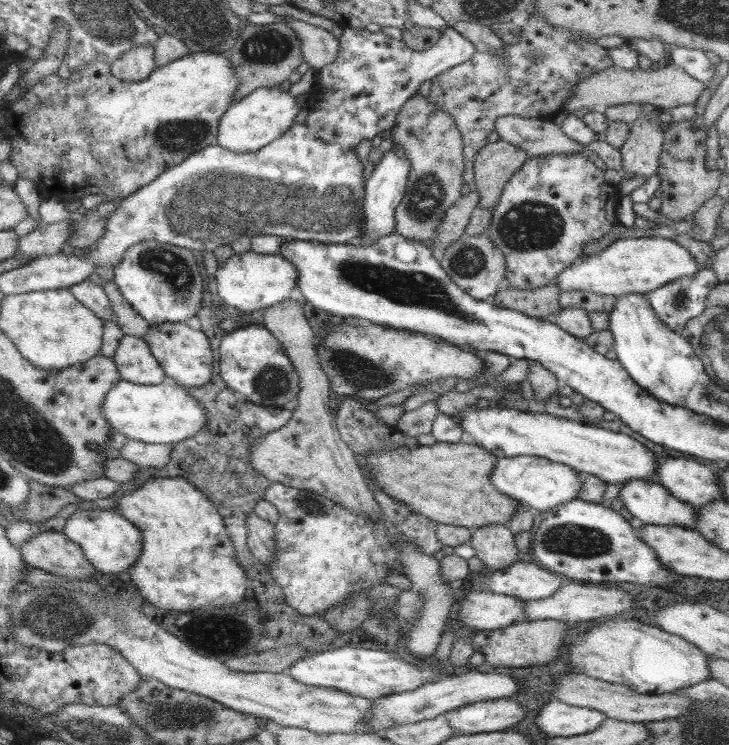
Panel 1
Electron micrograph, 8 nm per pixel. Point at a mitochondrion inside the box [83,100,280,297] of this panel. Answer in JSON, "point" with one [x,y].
{"point":[177,137]}

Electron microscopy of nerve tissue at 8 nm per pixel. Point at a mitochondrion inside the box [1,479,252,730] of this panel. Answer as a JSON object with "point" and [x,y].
{"point":[60,616]}

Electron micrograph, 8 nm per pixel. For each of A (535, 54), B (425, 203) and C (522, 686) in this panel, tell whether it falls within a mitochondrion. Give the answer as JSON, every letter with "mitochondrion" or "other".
{"A":"mitochondrion","B":"mitochondrion","C":"other"}

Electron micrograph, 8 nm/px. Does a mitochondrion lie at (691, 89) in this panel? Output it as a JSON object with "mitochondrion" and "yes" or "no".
{"mitochondrion":"no"}

